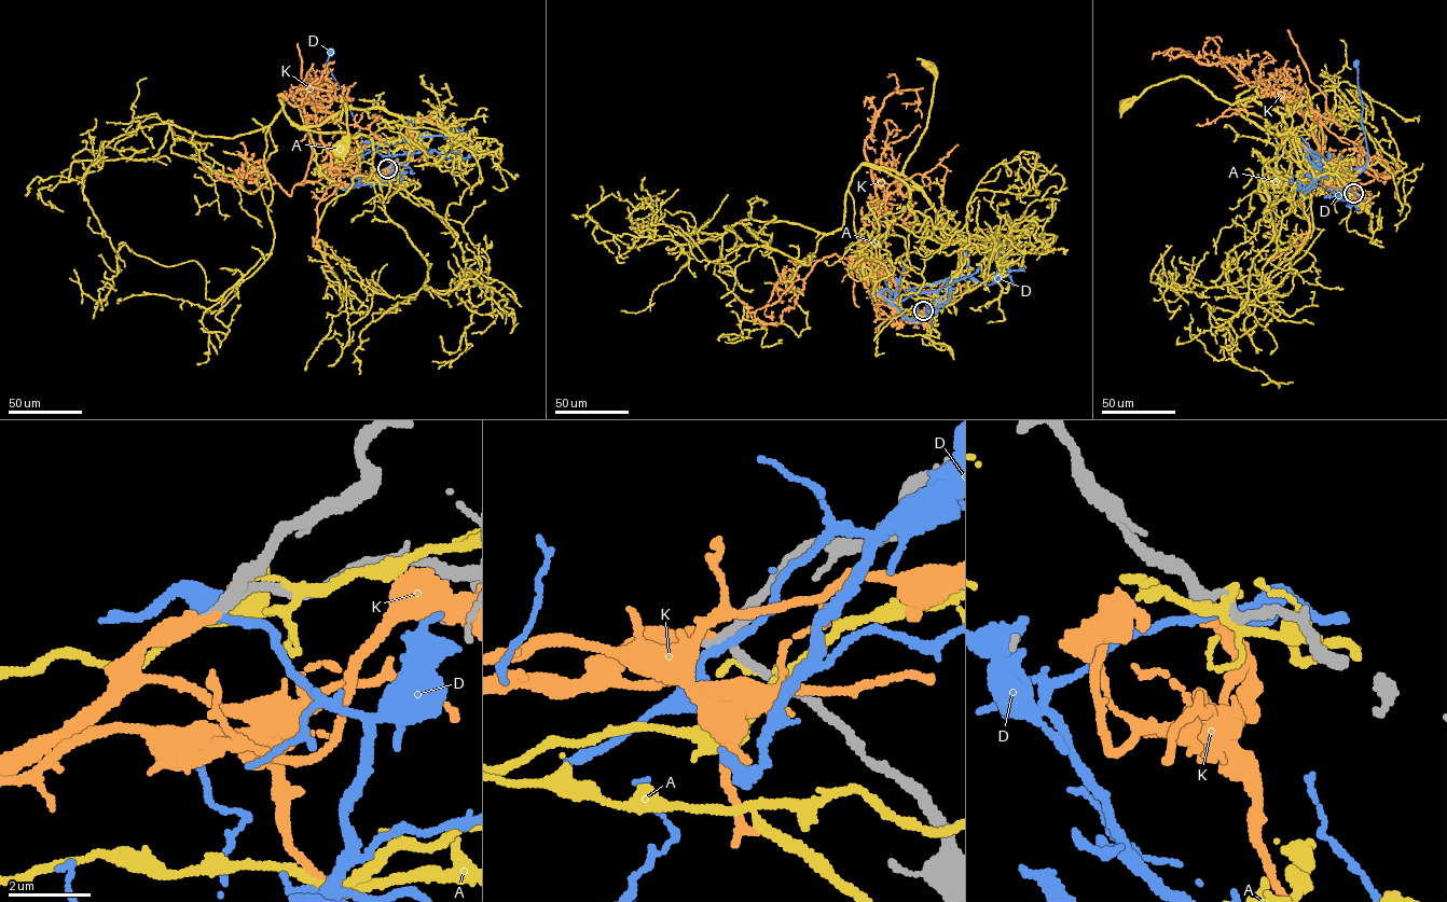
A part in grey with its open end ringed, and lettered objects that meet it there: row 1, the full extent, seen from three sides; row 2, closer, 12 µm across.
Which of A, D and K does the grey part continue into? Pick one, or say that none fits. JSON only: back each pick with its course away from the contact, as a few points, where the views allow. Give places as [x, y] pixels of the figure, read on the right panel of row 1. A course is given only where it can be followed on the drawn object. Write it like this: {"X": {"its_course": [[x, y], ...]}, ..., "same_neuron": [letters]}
{"K": {"its_course": [[1353, 193], [1333, 188], [1319, 172], [1311, 128], [1283, 94], [1182, 50], [1167, 53], [1183, 54]]}, "same_neuron": ["K"]}

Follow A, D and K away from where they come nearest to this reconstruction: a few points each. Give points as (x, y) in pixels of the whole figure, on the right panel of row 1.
A: (1354, 193), (1339, 188), (1325, 161), (1297, 140), (1277, 111), (1253, 99), (1228, 103), (1179, 75), (1126, 105)
D: (1353, 193), (1349, 198), (1361, 209), (1351, 202), (1335, 199), (1365, 166), (1367, 151), (1361, 122), (1355, 63)
K: (1353, 193), (1333, 188), (1319, 172), (1311, 128), (1283, 94), (1182, 50), (1167, 53), (1183, 54)

